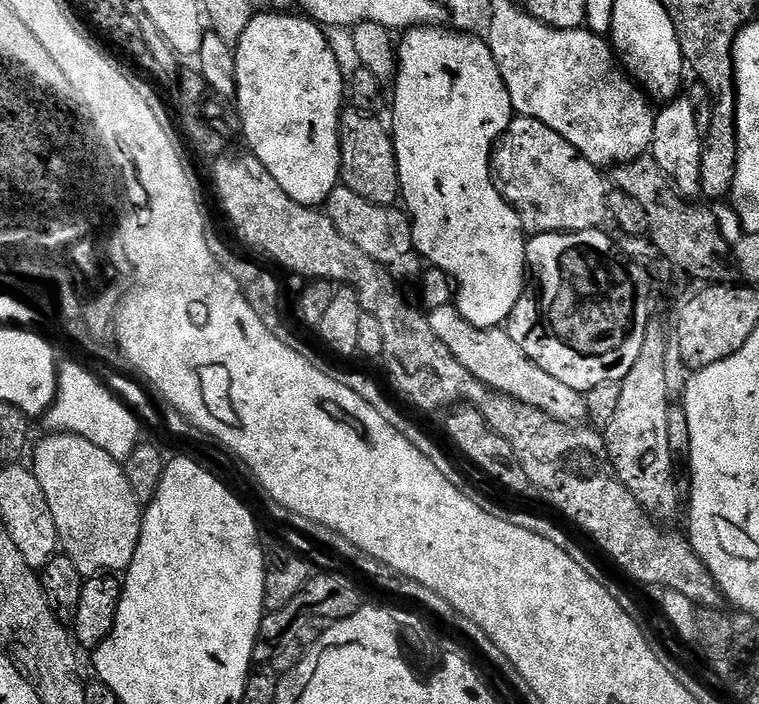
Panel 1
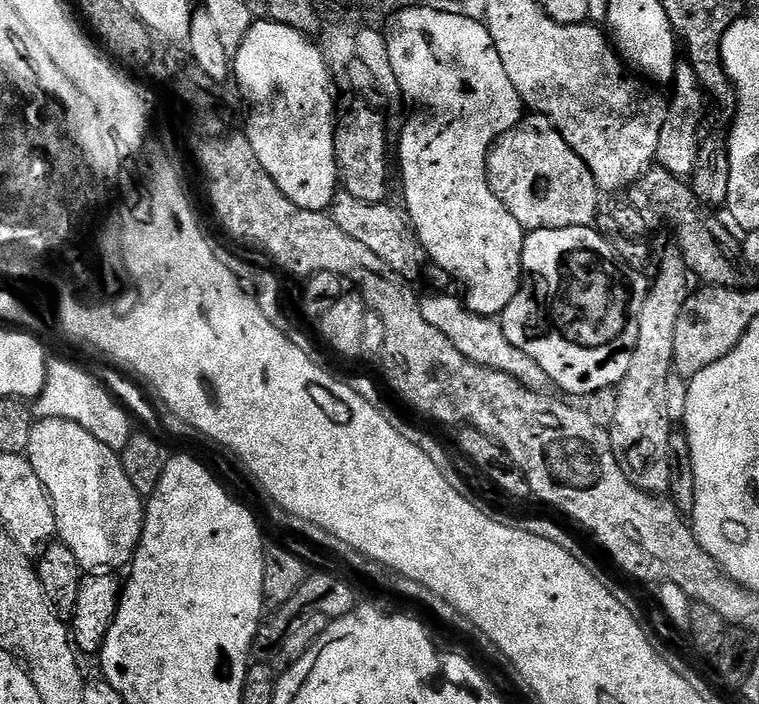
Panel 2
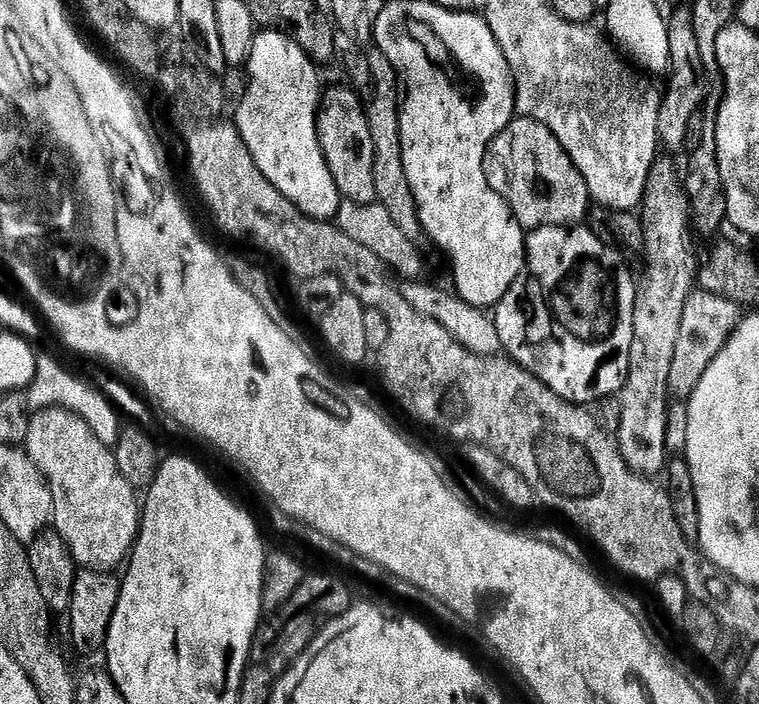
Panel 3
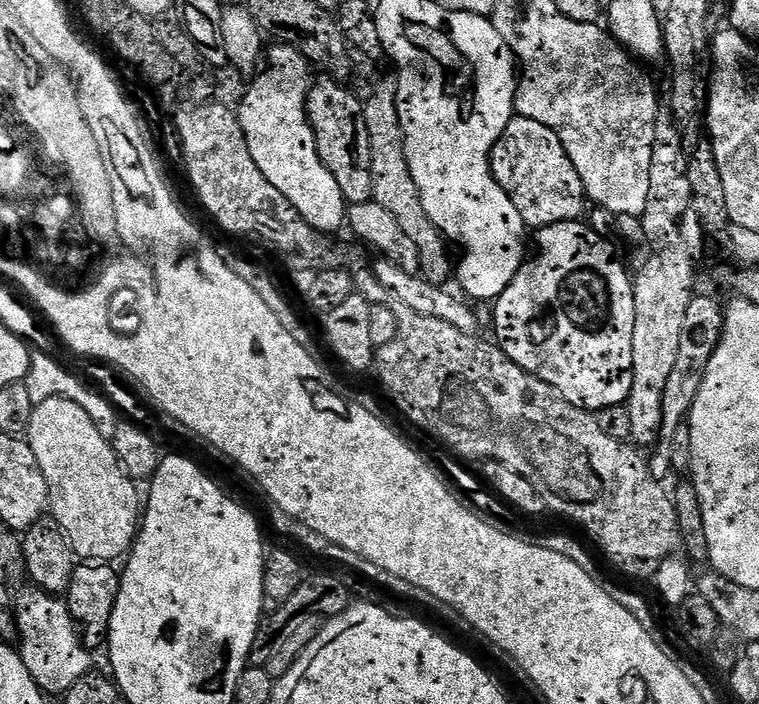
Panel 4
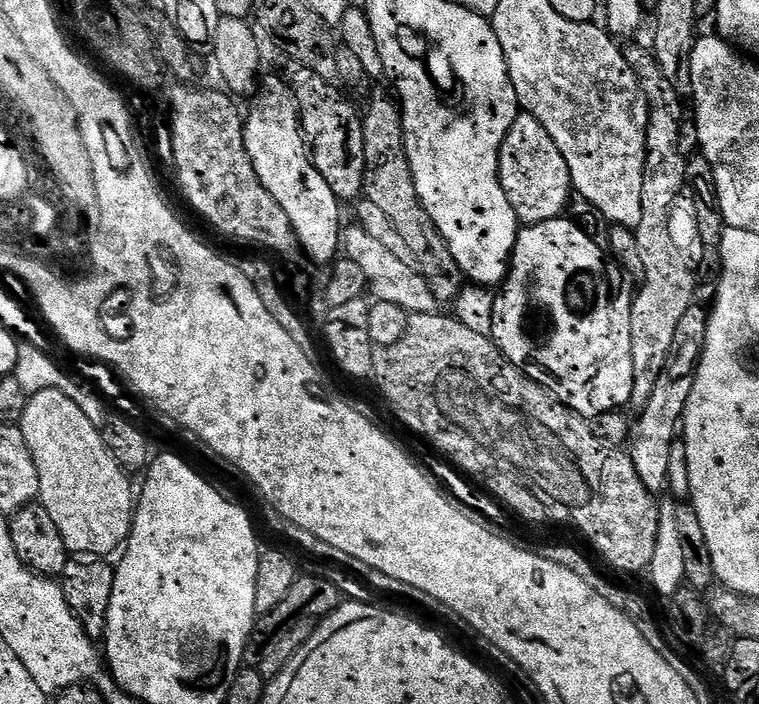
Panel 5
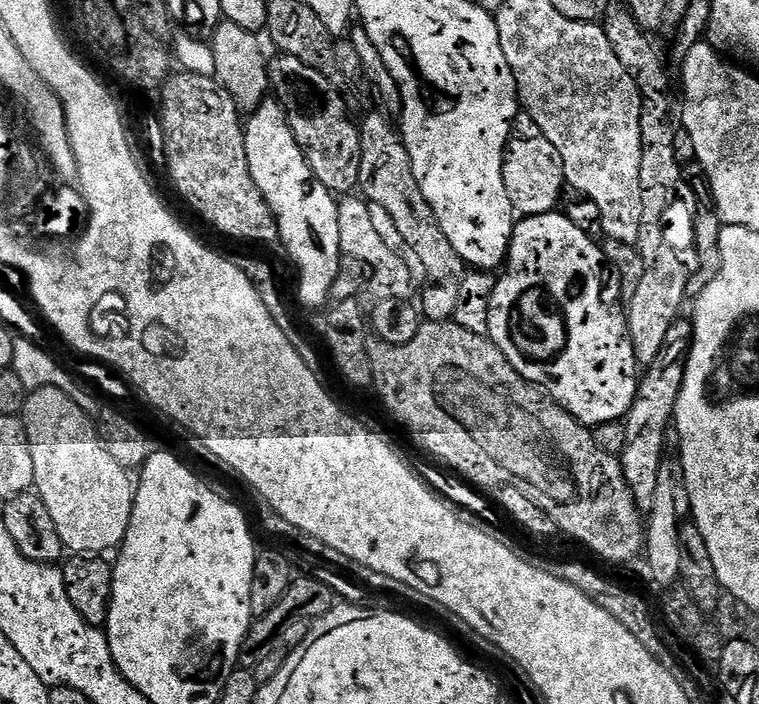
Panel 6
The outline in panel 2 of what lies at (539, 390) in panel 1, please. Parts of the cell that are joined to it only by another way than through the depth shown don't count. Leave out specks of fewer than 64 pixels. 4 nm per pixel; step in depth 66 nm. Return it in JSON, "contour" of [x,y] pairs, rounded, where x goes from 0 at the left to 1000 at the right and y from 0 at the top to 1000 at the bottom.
{"contour":[[[605,419],[557,422],[553,426],[553,439],[556,452],[561,452],[561,457],[572,463],[572,469],[582,469],[582,474],[588,474],[593,486],[598,486],[603,503],[609,503],[619,514],[650,523],[656,528],[665,528],[682,544],[692,545],[694,551],[702,554],[717,554],[723,550],[725,541],[714,520],[709,520],[704,509],[688,503],[682,491],[672,491],[672,480],[667,480],[664,464],[659,462],[657,453],[625,446],[611,435],[610,425]]]}

